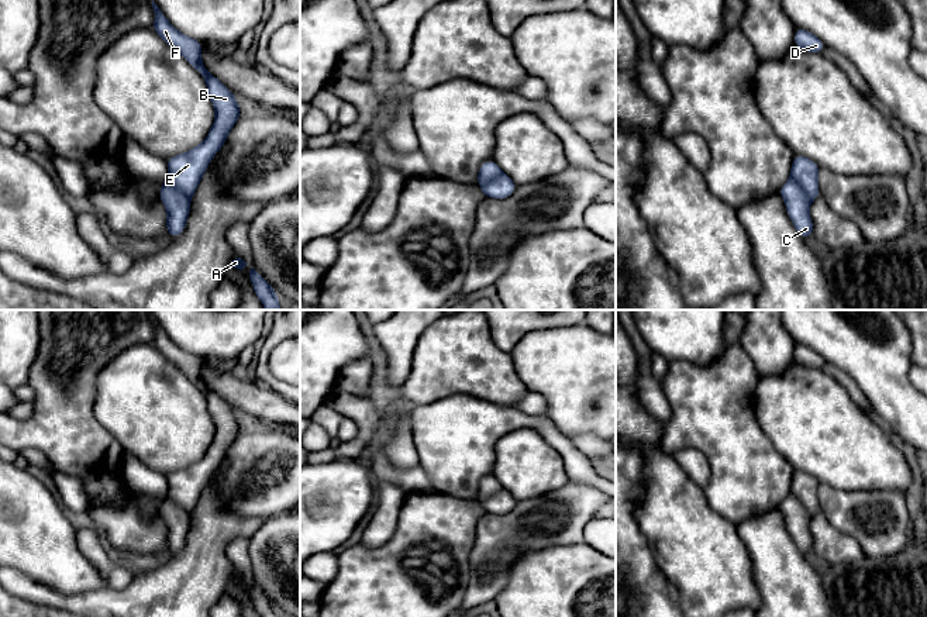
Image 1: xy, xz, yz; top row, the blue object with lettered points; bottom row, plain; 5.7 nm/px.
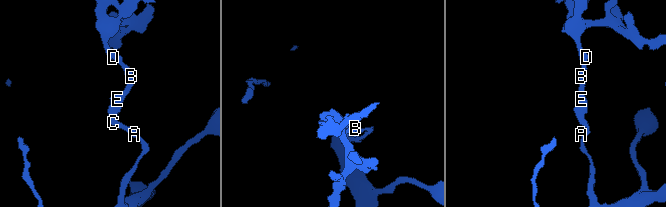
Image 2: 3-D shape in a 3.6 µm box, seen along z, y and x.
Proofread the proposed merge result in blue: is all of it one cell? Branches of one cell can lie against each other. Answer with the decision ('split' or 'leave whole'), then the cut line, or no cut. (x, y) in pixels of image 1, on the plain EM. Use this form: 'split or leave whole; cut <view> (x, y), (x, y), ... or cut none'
split; cut yz (791, 493), (810, 517)

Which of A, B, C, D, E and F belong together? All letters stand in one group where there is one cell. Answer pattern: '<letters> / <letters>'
A C / B D E F

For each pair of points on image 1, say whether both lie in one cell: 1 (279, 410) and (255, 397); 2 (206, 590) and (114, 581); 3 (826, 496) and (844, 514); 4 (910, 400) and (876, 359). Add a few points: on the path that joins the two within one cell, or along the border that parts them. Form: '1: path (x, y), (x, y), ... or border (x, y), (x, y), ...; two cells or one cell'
1: path (274, 410), (261, 402); one cell
2: border (135, 575), (121, 589), (107, 586); two cells
3: path (830, 500), (840, 510); one cell
4: path (900, 390), (881, 369); one cell

